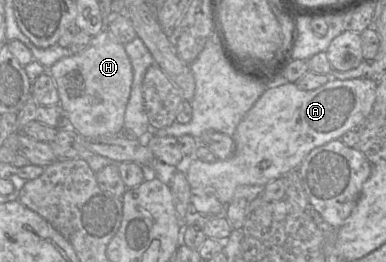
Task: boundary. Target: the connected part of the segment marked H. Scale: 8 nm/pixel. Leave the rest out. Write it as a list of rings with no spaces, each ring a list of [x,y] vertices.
[[[103,28],[92,36],[89,46],[78,54],[63,57],[50,66],[60,105],[72,129],[84,137],[124,134],[124,115],[132,84],[132,66],[124,44]]]

